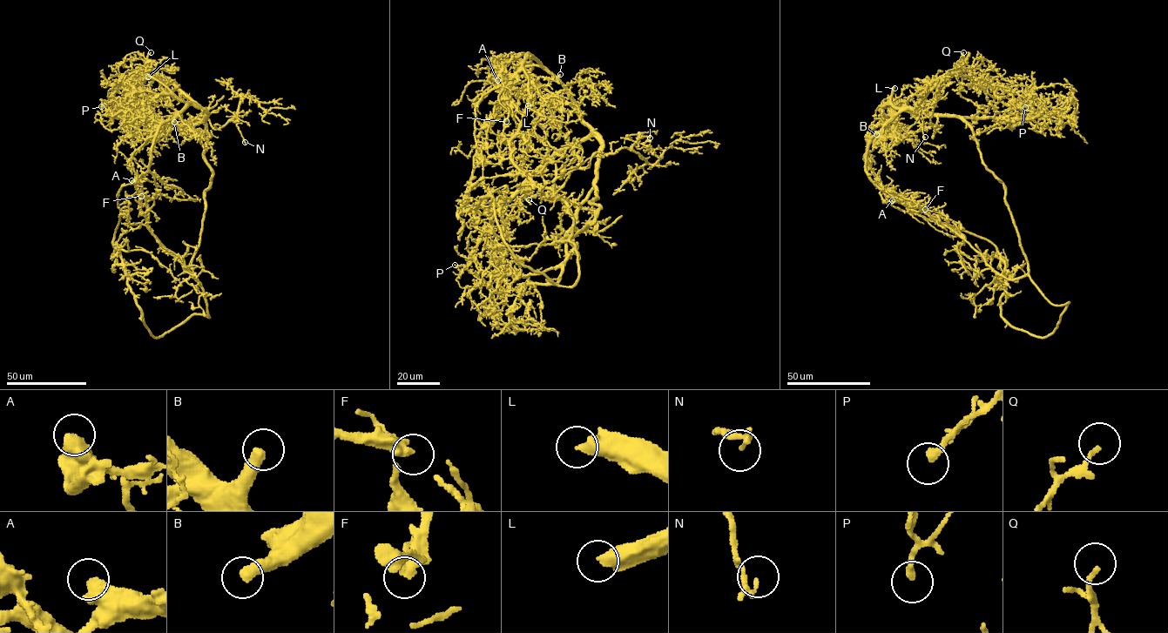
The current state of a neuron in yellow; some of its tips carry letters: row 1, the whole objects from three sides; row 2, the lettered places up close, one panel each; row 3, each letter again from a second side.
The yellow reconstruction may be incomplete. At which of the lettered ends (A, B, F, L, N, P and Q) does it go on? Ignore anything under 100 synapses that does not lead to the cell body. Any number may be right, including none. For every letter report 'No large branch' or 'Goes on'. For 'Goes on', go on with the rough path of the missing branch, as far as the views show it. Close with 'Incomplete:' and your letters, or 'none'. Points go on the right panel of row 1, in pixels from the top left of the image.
A: No large branch
B: Goes on. Course of what is missing: (876, 134), (866, 148), (859, 172), (854, 180), (856, 177)
F: Goes on. Course of what is missing: (925, 209), (948, 214), (962, 222), (968, 217)
L: Goes on. Course of what is missing: (894, 88), (896, 85), (896, 89), (903, 94), (925, 93), (960, 103), (955, 108), (938, 109)
N: No large branch
P: No large branch
Q: No large branch
Incomplete: B, F, L

